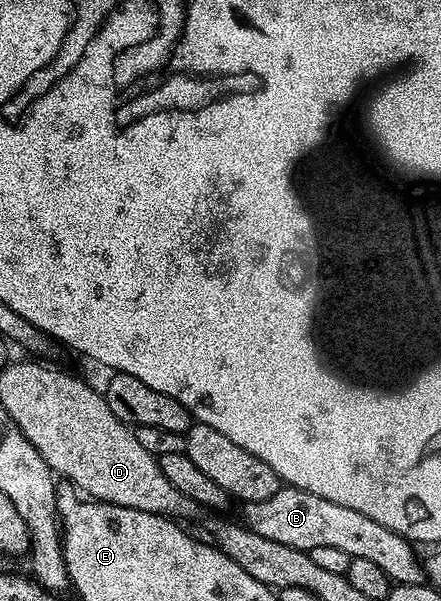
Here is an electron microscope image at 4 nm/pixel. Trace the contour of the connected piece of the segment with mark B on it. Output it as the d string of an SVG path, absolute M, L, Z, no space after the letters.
M283 487L272 495L272 499L264 499L260 503L248 501L241 509L241 520L247 529L262 535L264 539L307 551L312 547L337 547L339 551L348 551L351 558L363 557L377 563L391 582L400 585L423 584L424 565L414 554L415 546L398 533L388 531L388 527L376 523L376 519L368 519L368 515L352 511L352 507L340 507L340 503L320 499L320 495L312 495L303 489Z

